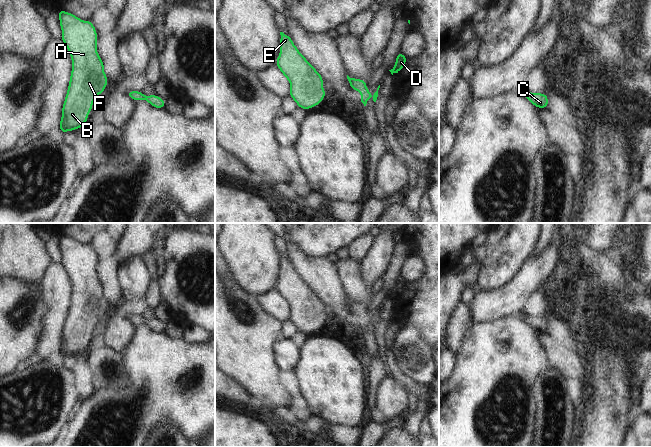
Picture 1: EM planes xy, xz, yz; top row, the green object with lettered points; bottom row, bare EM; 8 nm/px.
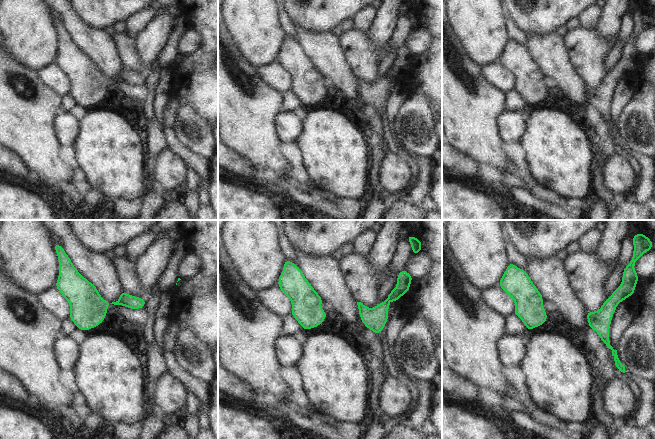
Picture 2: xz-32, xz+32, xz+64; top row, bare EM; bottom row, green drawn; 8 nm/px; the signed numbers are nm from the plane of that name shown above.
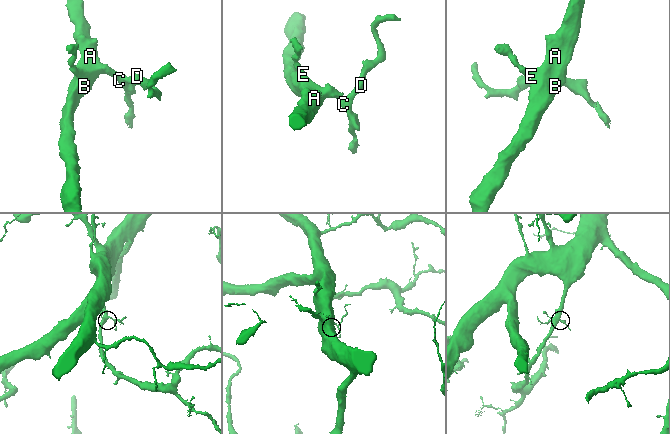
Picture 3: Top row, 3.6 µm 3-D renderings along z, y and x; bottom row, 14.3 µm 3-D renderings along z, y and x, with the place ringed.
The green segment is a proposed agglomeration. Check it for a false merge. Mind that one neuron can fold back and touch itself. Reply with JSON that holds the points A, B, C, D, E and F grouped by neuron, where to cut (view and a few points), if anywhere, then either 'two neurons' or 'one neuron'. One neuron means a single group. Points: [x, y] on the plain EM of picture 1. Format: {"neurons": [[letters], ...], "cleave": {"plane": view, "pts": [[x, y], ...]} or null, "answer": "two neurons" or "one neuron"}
{"neurons": [["A", "B", "C", "D", "E", "F"]], "cleave": null, "answer": "one neuron"}

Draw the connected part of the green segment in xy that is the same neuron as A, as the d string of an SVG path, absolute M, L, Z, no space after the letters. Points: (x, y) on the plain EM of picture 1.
M58 234L60 252L62 254L61 264L65 268L72 284L72 294L68 314L62 330L62 341L59 352L64 358L68 355L82 352L87 346L88 339L92 334L94 323L103 317L108 308L107 299L104 296L104 287L96 276L97 254L93 247L83 245L72 237Z

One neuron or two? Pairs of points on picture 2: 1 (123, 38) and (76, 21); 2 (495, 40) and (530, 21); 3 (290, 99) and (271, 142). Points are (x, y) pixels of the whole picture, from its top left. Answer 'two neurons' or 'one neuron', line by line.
1: two neurons
2: two neurons
3: two neurons

